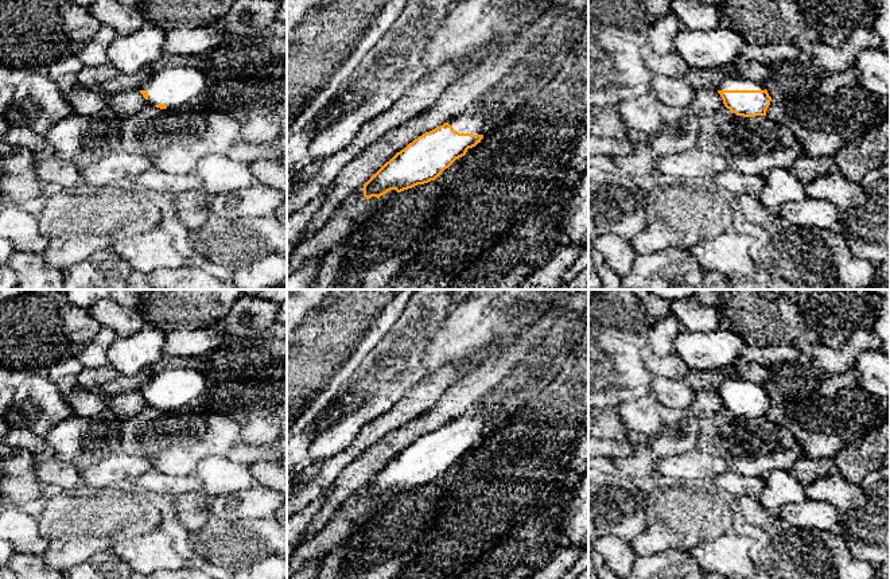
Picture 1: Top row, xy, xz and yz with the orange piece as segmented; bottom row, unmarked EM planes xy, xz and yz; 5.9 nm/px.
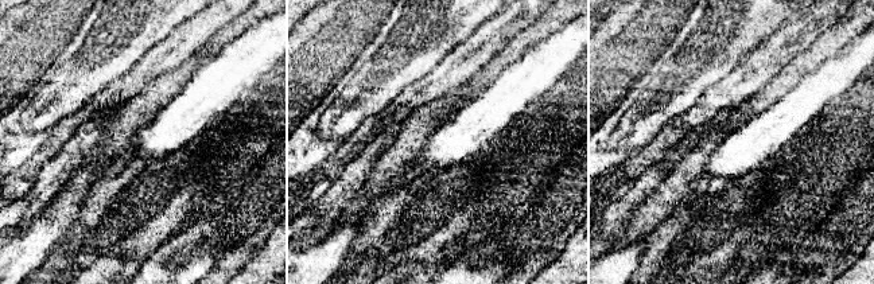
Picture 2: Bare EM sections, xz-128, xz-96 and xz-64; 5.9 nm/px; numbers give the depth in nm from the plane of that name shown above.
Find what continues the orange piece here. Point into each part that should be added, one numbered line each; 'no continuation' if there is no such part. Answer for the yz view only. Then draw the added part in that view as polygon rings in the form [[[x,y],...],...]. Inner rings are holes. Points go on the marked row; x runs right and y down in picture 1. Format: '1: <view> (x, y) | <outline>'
1: yz (733, 81) | [[[730,73],[716,90],[765,90],[765,85]]]

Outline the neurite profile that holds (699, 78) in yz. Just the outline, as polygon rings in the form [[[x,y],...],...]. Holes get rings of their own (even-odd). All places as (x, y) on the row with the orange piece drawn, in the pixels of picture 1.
[[[688,67],[683,78],[697,92],[701,89],[716,89],[730,74],[727,69],[696,69]]]

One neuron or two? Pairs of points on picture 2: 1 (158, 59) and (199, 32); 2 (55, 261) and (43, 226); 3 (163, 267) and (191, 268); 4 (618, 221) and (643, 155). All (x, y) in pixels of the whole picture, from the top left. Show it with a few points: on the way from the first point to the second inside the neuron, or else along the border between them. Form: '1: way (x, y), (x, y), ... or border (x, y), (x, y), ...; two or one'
1: way (169, 54), (189, 38); one
2: border (53, 248), (46, 260), (35, 269); two
3: way (170, 267), (185, 267); one
4: border (655, 163), (629, 187); two

